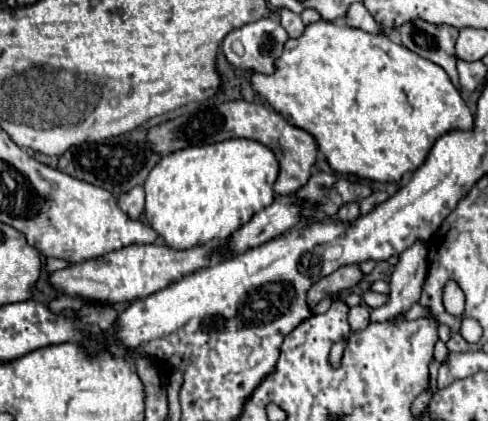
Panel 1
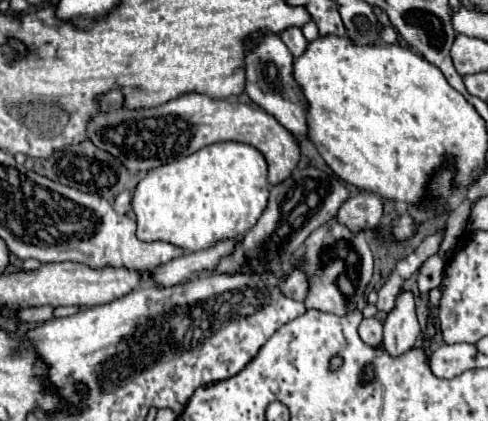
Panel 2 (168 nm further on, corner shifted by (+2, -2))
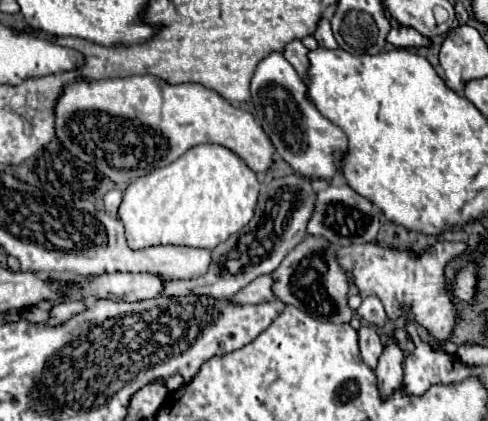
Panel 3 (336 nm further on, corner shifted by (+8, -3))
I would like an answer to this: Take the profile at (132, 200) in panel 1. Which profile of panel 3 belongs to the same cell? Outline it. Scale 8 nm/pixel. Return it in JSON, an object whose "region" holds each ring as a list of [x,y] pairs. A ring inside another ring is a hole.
{"region":[[[110,190],[110,192],[104,194],[104,208],[110,216],[116,216],[116,210],[118,210],[120,202],[122,202],[122,192],[120,190]]]}

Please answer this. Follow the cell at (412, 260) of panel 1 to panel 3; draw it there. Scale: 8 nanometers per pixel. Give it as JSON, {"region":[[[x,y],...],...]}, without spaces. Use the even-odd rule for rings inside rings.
{"region":[[[396,330],[394,336],[386,342],[384,354],[380,356],[378,368],[376,368],[376,378],[378,378],[378,390],[380,390],[380,398],[390,398],[394,394],[396,388],[402,386],[402,350],[396,344],[396,340],[402,340],[404,332]]]}

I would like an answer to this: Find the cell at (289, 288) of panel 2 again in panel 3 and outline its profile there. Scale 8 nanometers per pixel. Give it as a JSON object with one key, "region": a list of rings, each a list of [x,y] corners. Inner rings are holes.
{"region":[[[260,276],[252,280],[248,286],[244,286],[244,290],[236,292],[230,298],[232,304],[262,304],[262,302],[272,302],[272,300],[274,300],[274,294],[272,294],[270,276]]]}

